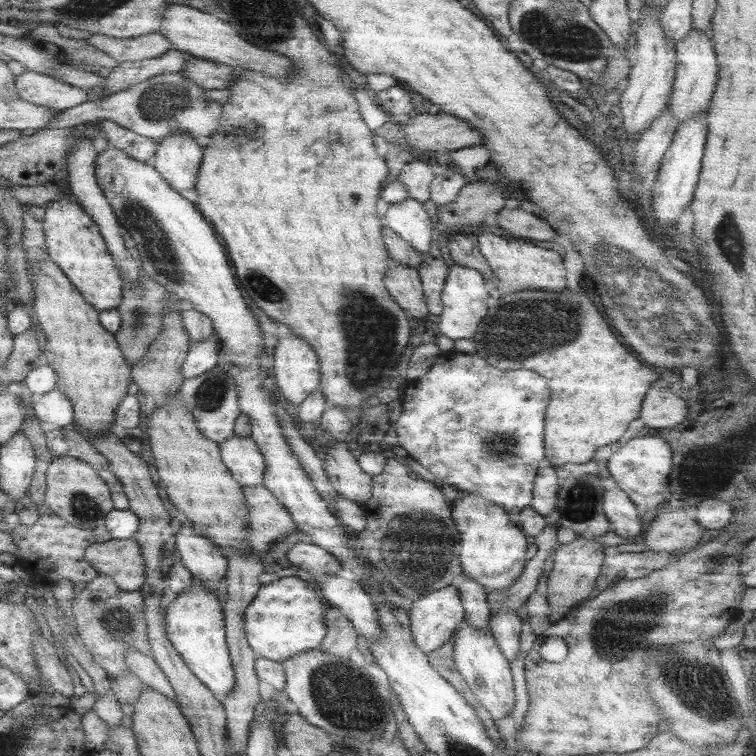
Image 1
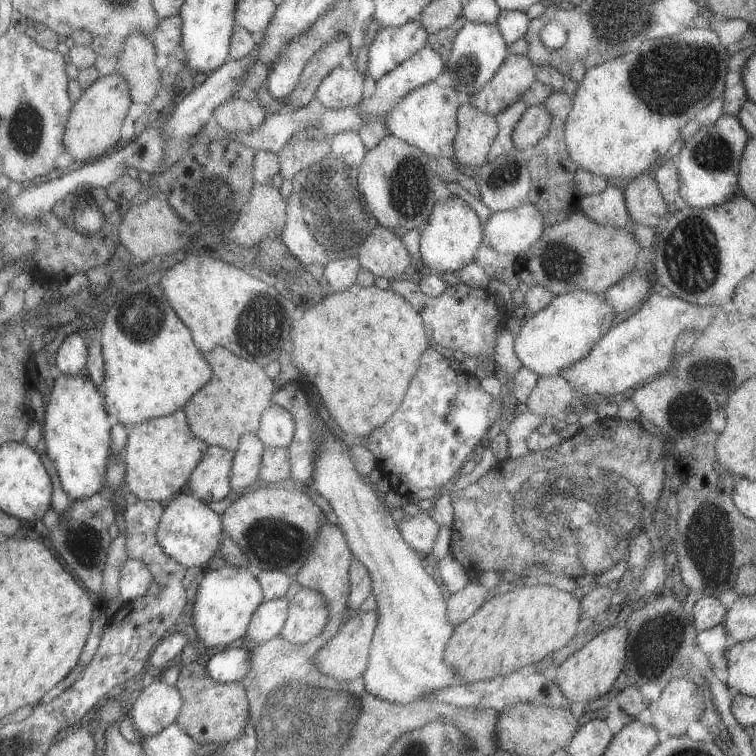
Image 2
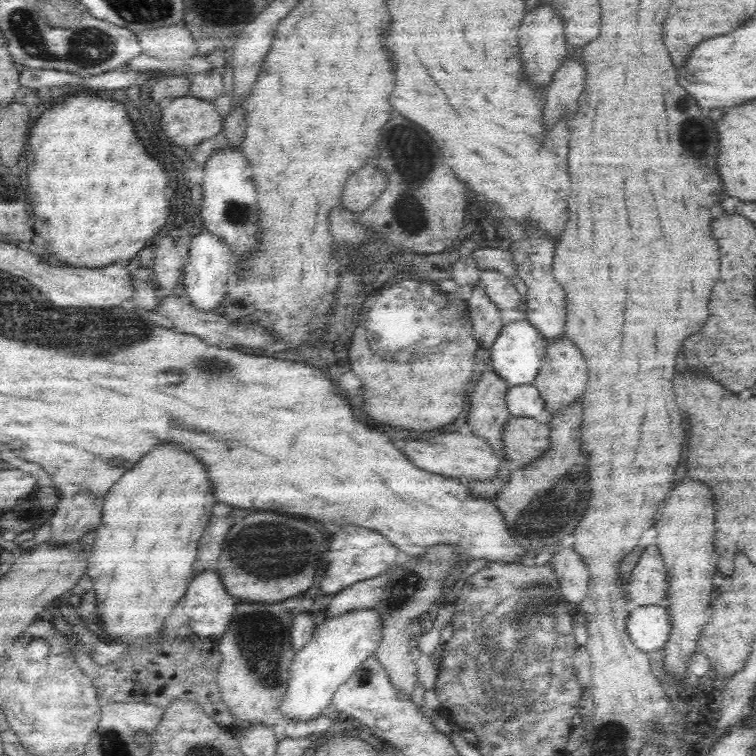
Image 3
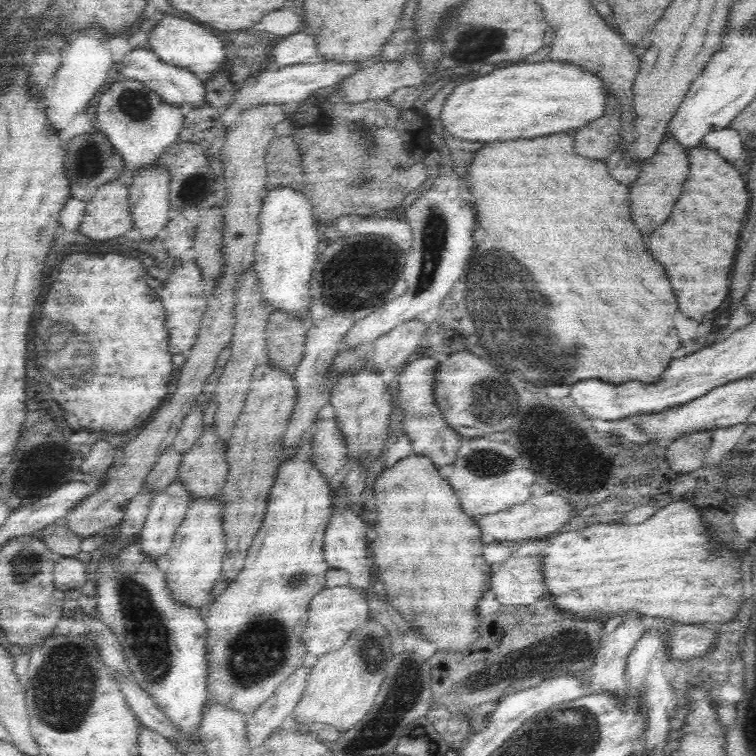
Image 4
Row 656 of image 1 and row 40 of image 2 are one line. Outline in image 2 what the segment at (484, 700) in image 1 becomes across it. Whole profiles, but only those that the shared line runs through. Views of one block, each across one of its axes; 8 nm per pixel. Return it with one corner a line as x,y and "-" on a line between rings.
495,20
491,24
475,24
475,22
467,22
465,26
459,28
459,32
453,38
451,44
451,52
449,52
449,60
445,66
445,74
449,74
453,78
453,88
465,98
471,98
503,64
503,60
509,56
507,52
507,44
495,24

